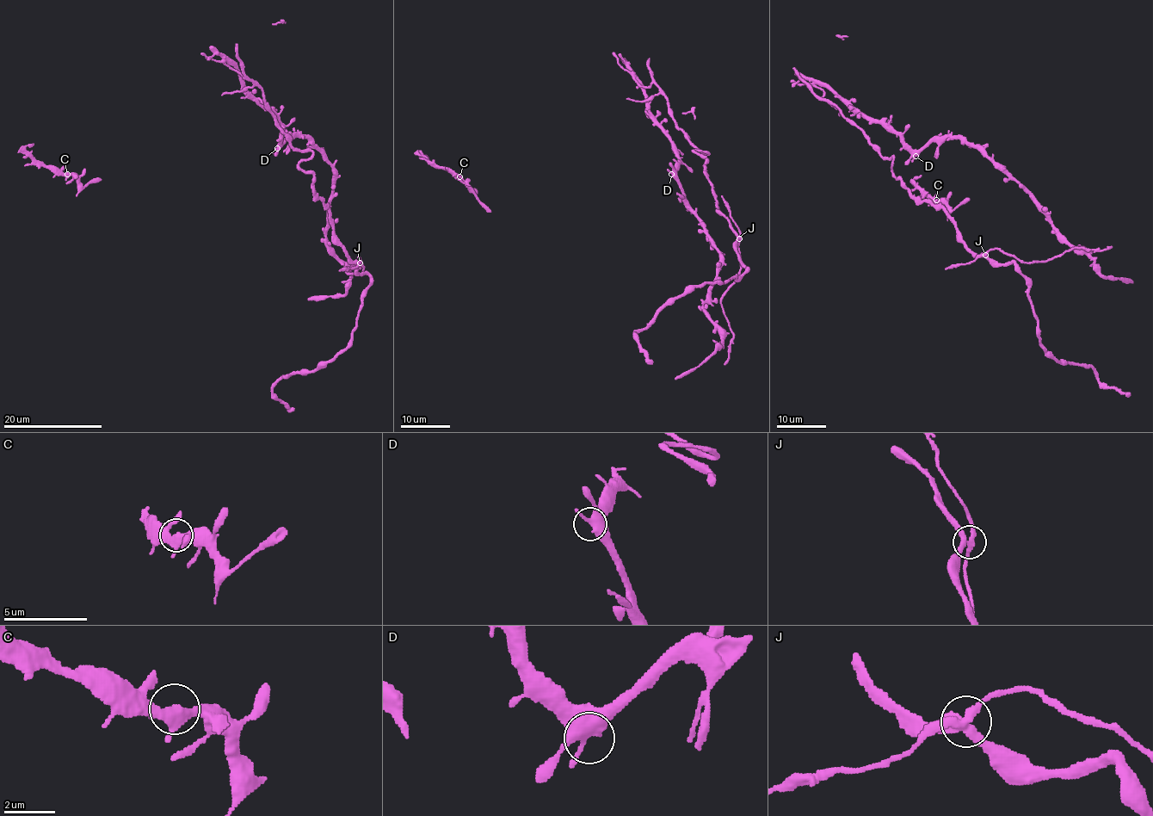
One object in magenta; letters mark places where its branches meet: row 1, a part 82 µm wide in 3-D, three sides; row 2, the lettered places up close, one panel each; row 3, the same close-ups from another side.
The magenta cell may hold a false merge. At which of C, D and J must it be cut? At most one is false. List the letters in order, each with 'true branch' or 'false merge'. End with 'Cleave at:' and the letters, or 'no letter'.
C: true branch
D: true branch
J: false merge
Cleave at: J

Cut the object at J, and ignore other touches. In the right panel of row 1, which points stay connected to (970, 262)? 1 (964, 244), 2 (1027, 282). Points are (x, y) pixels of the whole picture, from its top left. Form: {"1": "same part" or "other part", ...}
{"1": "other part", "2": "other part"}

